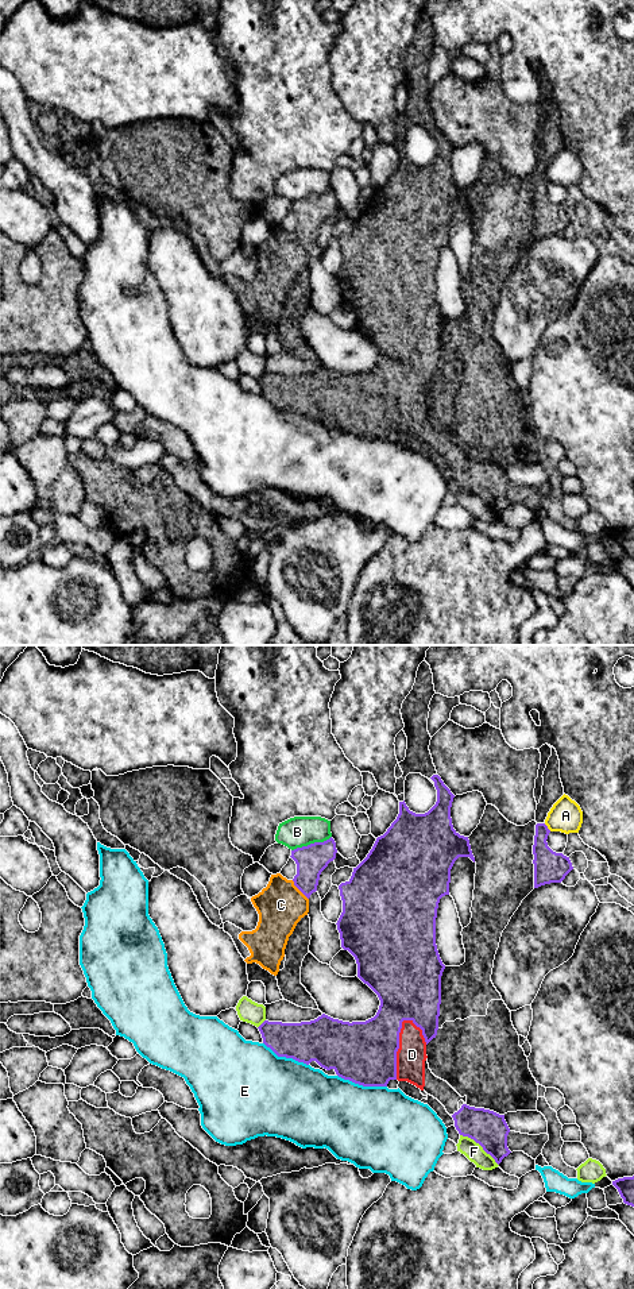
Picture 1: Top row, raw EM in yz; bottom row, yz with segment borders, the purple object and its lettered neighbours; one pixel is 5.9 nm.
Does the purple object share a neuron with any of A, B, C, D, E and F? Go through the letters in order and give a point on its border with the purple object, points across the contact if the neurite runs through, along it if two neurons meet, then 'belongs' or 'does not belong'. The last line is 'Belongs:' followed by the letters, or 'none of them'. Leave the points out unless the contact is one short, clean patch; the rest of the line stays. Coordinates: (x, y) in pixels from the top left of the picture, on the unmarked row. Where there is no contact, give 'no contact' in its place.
A: meets purple in yz at (546, 180); does not belong
B: meets purple in yz at (310, 196); does not belong
C: meets purple in yz at (298, 240); belongs
D: meets purple in yz at (398, 398); belongs
E: meets purple in yz at (362, 436); does not belong
F: meets purple in yz at (480, 497); does not belong
Belongs: C, D

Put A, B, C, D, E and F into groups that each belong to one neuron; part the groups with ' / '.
A / B / C D / E / F

